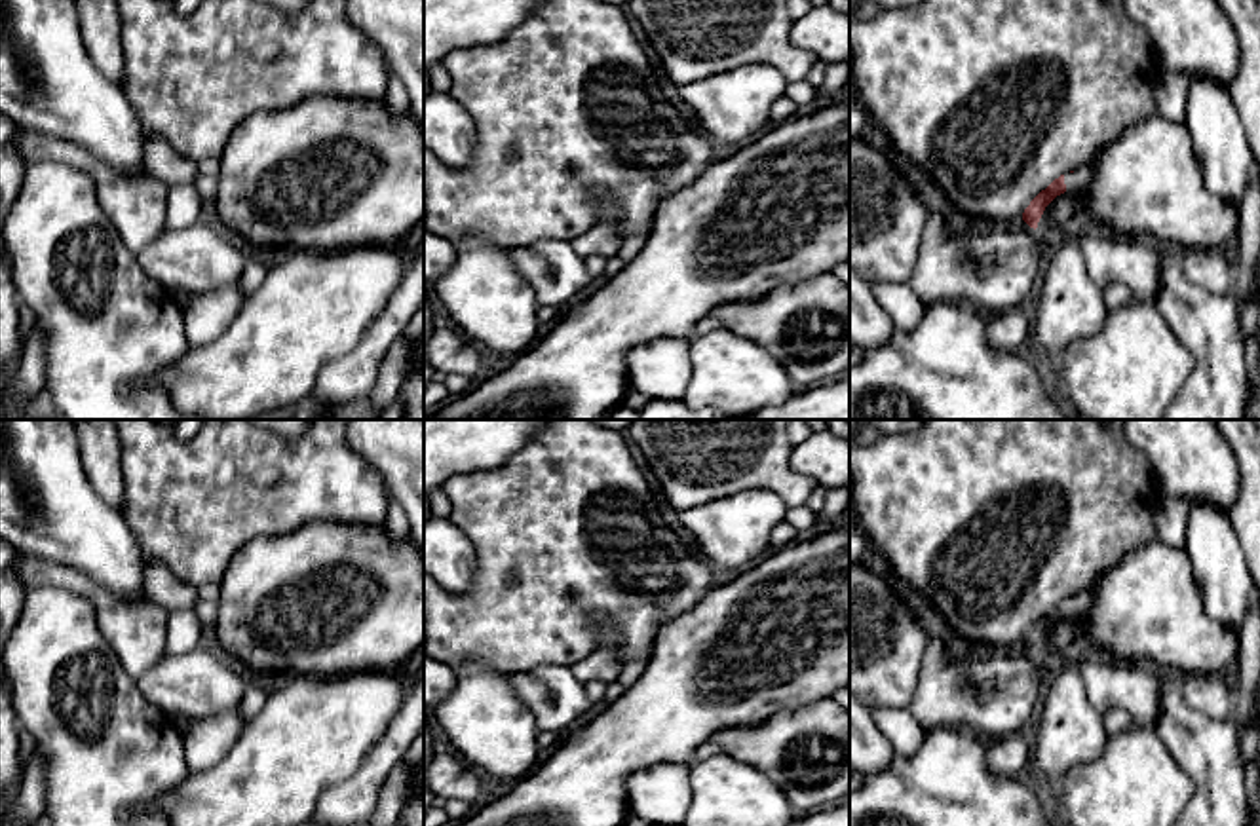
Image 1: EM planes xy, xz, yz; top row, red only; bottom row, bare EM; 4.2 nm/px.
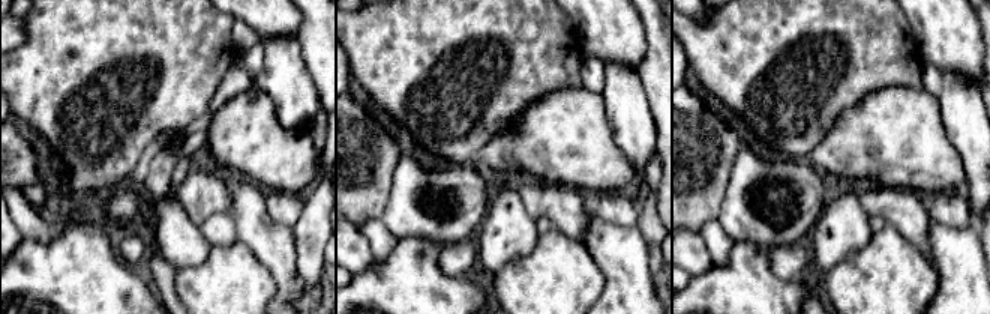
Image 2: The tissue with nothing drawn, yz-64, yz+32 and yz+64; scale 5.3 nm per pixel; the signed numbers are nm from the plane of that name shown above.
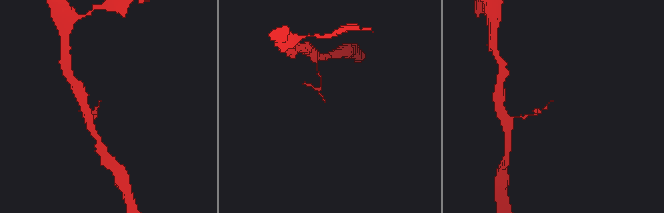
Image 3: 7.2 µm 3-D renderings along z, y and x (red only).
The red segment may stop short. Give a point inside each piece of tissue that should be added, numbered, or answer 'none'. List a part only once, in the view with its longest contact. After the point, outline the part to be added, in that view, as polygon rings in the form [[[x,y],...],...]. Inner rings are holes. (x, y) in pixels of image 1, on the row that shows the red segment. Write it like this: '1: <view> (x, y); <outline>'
1: yz (1067, 206); [[[1093,165],[1064,175],[1066,192],[1057,196],[1038,222],[1038,234],[1062,230],[1083,207],[1095,177]]]

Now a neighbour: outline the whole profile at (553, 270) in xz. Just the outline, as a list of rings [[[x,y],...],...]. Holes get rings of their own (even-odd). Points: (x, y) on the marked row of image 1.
[[[540,237],[513,247],[511,260],[538,306],[559,308],[591,281],[583,258],[564,237]]]

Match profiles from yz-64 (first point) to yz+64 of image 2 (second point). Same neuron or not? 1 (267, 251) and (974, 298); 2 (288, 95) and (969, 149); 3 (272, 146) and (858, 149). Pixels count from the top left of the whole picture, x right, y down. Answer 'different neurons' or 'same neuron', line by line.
1: same neuron
2: same neuron
3: same neuron

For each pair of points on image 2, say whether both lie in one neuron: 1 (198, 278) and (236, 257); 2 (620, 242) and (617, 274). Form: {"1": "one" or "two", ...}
{"1": "one", "2": "one"}

